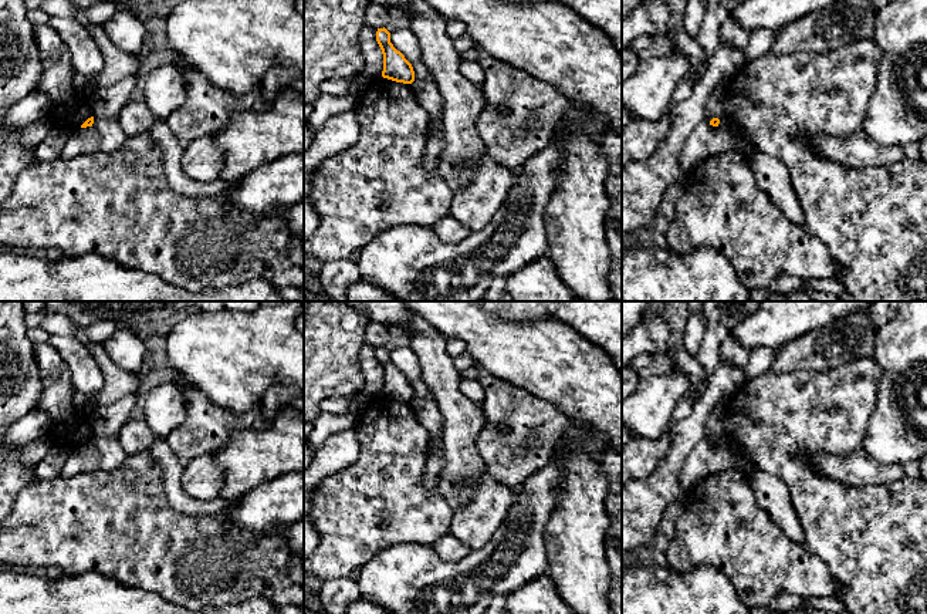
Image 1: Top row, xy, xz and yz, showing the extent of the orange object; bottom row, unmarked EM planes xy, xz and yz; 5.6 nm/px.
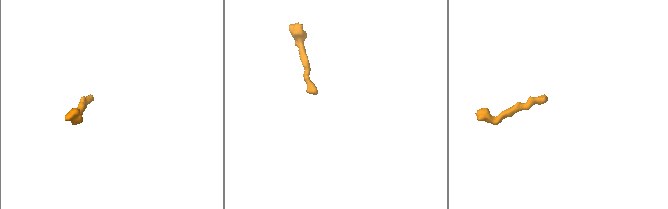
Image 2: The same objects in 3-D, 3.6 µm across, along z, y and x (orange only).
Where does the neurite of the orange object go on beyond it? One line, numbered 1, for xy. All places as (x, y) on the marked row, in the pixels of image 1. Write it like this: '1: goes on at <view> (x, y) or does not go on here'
1: does not go on here

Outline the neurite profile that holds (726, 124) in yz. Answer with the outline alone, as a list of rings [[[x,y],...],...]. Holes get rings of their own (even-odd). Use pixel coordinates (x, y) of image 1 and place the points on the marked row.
[[[721,118],[718,128],[727,131],[740,144],[744,154],[751,155],[757,152],[751,138],[741,128],[738,128],[730,118]]]

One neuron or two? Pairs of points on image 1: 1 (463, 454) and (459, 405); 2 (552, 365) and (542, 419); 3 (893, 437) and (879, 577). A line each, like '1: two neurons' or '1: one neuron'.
1: one neuron
2: two neurons
3: two neurons

